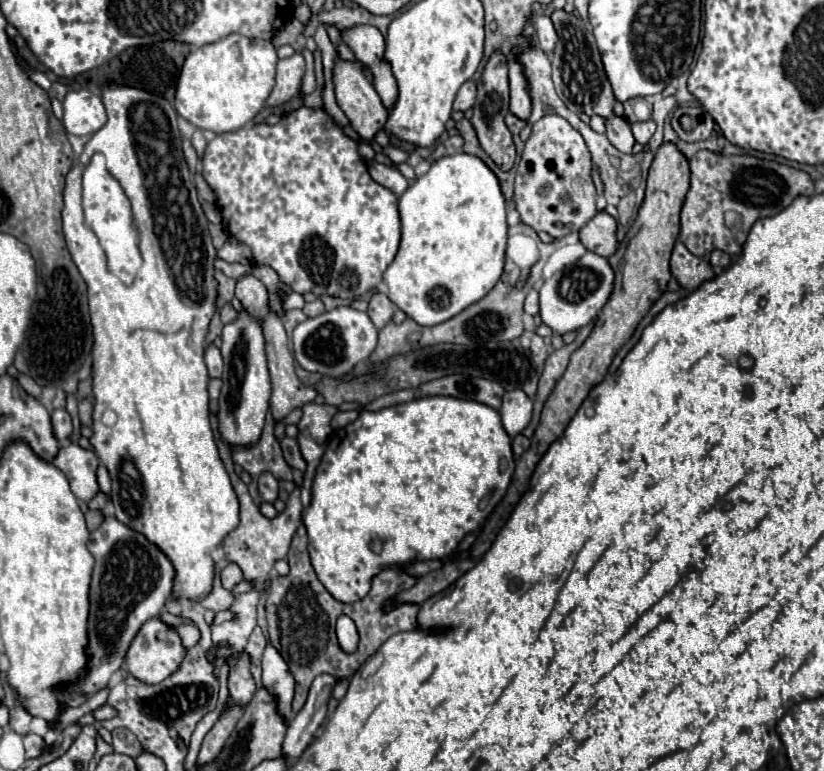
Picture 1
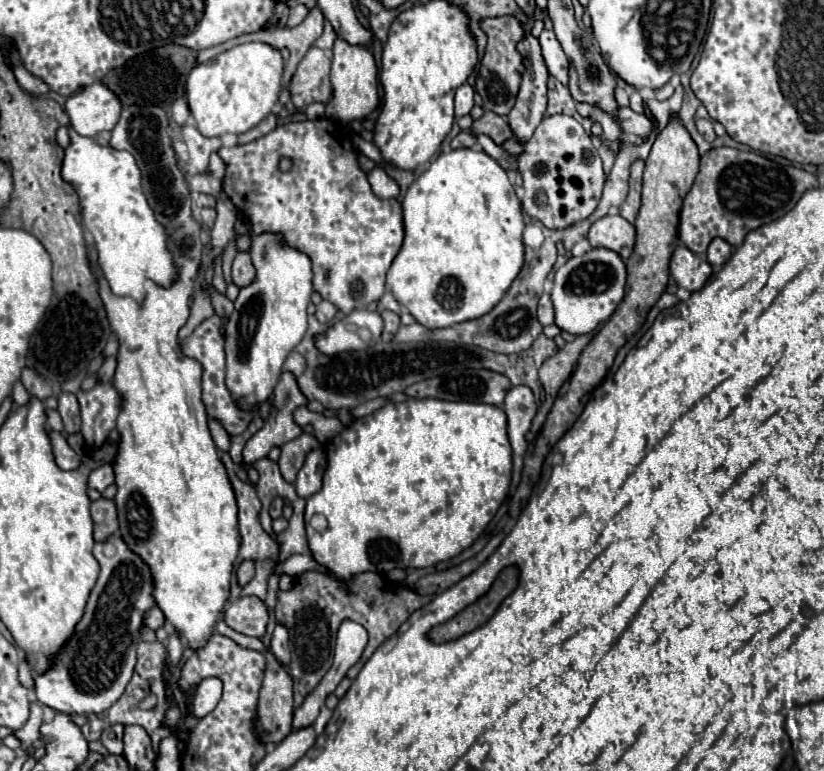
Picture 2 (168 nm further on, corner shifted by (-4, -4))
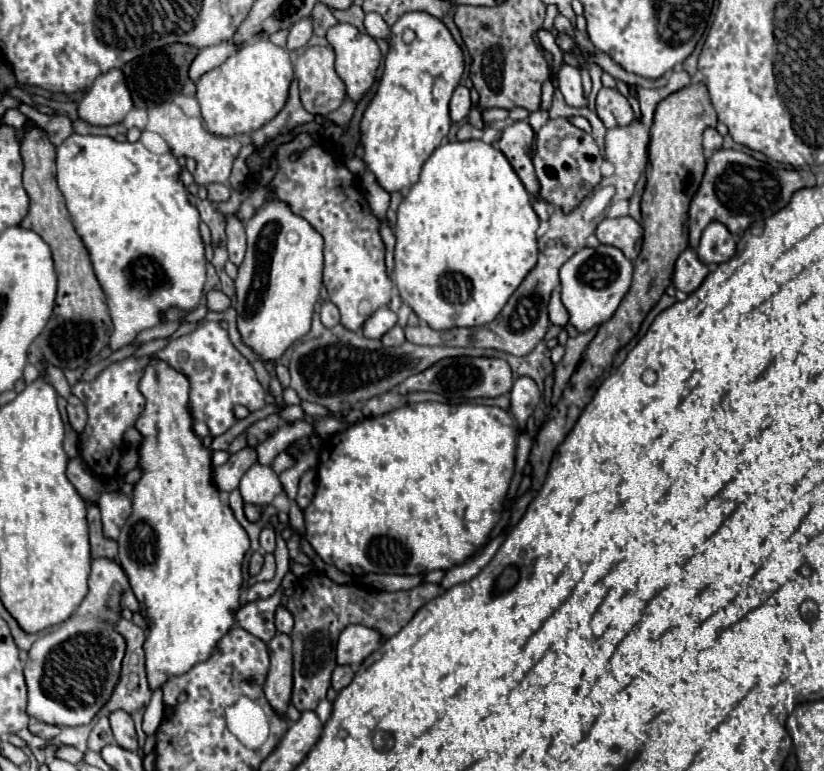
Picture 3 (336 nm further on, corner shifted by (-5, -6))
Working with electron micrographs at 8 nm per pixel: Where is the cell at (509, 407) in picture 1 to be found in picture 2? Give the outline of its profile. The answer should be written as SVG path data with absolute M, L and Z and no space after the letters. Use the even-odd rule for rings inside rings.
M525 385L511 387L505 397L503 411L507 415L507 433L513 447L513 465L519 471L523 467L523 453L527 449L525 433L529 431L531 421L537 413L537 405L531 389Z

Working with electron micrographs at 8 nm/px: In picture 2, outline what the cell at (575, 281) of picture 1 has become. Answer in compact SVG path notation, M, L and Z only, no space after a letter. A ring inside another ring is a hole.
M591 249L581 257L573 257L569 259L563 267L559 267L555 271L555 279L553 279L553 291L551 291L551 301L553 301L553 309L555 309L555 325L561 331L567 331L571 335L583 335L583 333L591 333L597 329L599 323L607 321L611 317L611 313L615 311L617 303L623 299L623 291L625 291L625 265L621 261L621 257L609 249Z

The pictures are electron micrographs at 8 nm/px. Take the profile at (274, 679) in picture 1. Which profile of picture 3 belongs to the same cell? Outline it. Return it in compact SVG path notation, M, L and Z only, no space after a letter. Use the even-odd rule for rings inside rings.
M280 605L278 609L276 609L276 629L278 629L278 633L290 633L292 631L292 615L290 615L290 611L284 607L284 605Z

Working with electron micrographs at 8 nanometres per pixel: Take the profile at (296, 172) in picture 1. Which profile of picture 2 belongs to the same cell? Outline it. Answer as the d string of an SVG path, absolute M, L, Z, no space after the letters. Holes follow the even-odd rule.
M321 117L321 119L307 119L307 121L293 121L293 123L287 123L287 125L281 125L277 127L275 131L251 141L251 143L245 143L245 145L233 145L233 147L221 147L219 151L219 157L223 159L225 163L225 177L223 177L223 191L229 195L231 201L235 201L235 207L237 211L247 219L249 227L253 229L251 235L263 235L265 231L273 231L275 235L281 235L283 237L283 243L287 247L293 247L305 255L309 255L311 263L313 263L313 289L327 301L331 301L341 313L351 313L353 309L361 309L361 307L367 307L369 303L377 301L383 291L385 291L385 275L395 259L395 255L399 253L401 249L401 243L403 243L403 237L405 237L405 229L403 229L403 215L401 211L401 205L397 199L379 199L373 191L371 191L371 185L367 181L367 175L361 171L359 163L357 163L357 151L351 143L351 137L349 133L333 123L331 119L327 117ZM287 157L291 159L291 169L289 171L281 171L279 169L279 161Z

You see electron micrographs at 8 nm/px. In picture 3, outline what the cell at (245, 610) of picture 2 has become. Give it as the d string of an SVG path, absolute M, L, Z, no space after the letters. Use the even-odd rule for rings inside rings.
M288 572L279 589L271 597L242 605L242 609L236 613L238 625L244 627L248 633L256 635L258 639L262 639L264 643L268 643L270 637L274 637L277 633L274 618L275 611L281 603L283 591L287 587L294 587L296 583L298 583L298 578L292 572Z

